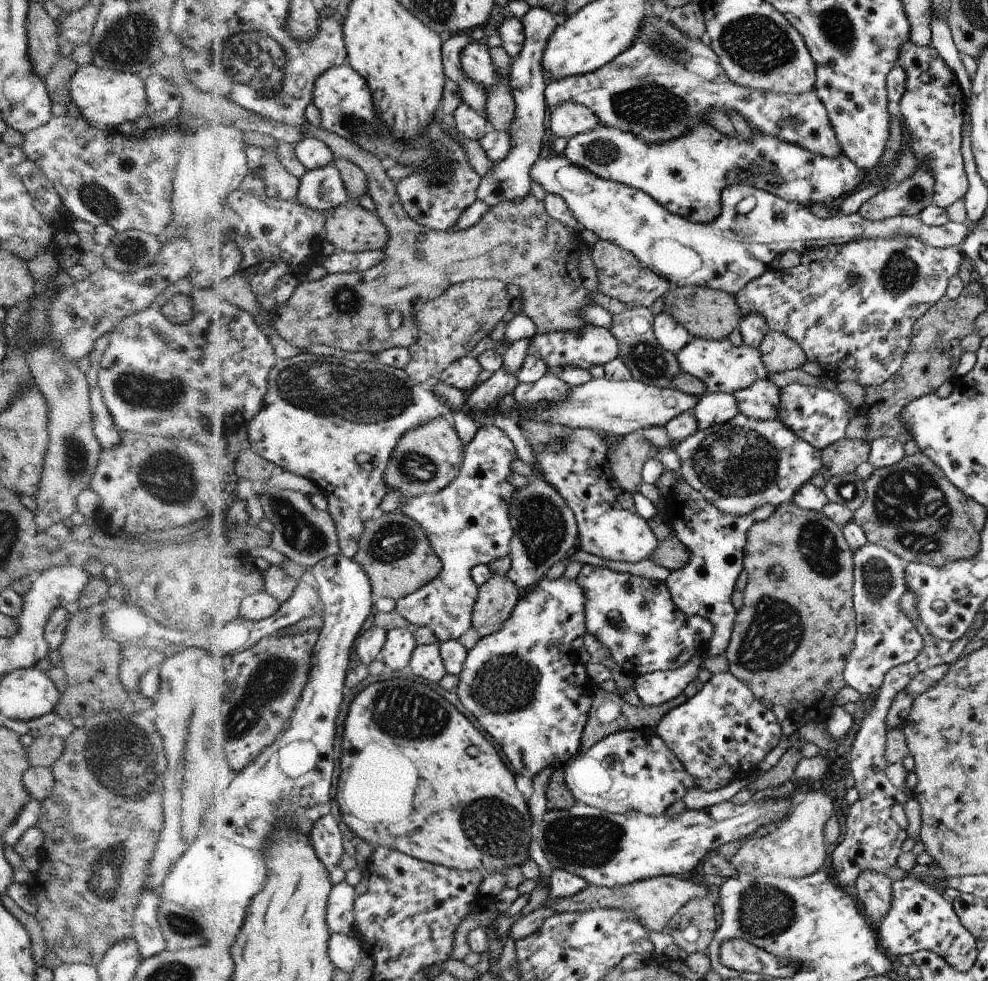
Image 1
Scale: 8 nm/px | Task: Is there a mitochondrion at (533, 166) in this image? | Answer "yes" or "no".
no

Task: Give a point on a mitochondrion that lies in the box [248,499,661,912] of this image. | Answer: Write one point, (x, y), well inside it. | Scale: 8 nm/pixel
(585, 842)

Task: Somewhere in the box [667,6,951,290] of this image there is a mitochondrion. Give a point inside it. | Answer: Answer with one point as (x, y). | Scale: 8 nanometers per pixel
(758, 45)

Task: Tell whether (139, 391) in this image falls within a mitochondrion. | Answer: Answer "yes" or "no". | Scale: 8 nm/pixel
yes

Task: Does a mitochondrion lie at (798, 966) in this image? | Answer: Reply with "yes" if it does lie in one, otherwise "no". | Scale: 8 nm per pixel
no

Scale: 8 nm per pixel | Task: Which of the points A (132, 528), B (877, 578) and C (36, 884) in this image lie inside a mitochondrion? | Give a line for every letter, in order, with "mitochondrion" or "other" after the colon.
A: other
B: mitochondrion
C: other

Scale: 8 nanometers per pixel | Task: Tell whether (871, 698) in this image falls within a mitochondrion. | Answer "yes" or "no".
no

